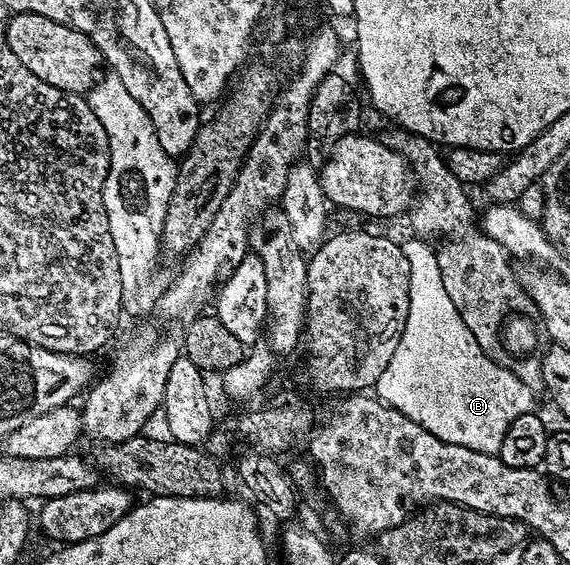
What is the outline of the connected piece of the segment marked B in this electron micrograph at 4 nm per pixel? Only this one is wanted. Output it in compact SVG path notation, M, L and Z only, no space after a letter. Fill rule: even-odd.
M416 235L410 238L400 242L409 264L407 317L387 371L377 380L376 396L447 443L497 454L507 427L519 415L534 412L534 386L523 383L481 350L443 287L434 246Z

